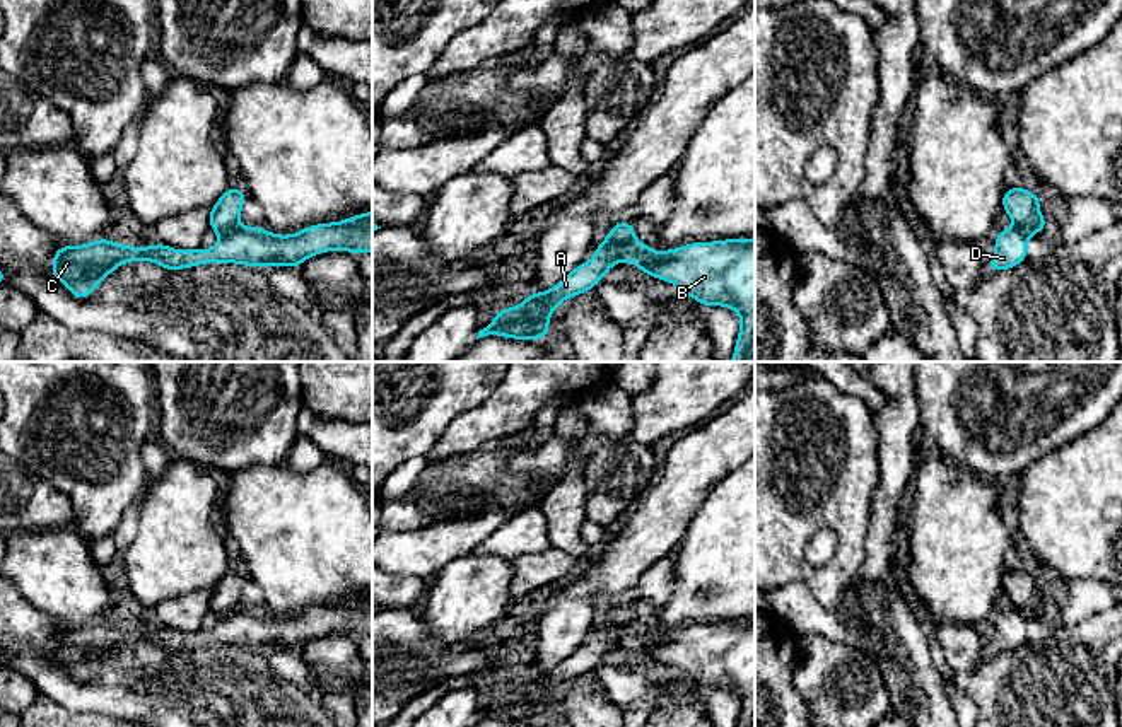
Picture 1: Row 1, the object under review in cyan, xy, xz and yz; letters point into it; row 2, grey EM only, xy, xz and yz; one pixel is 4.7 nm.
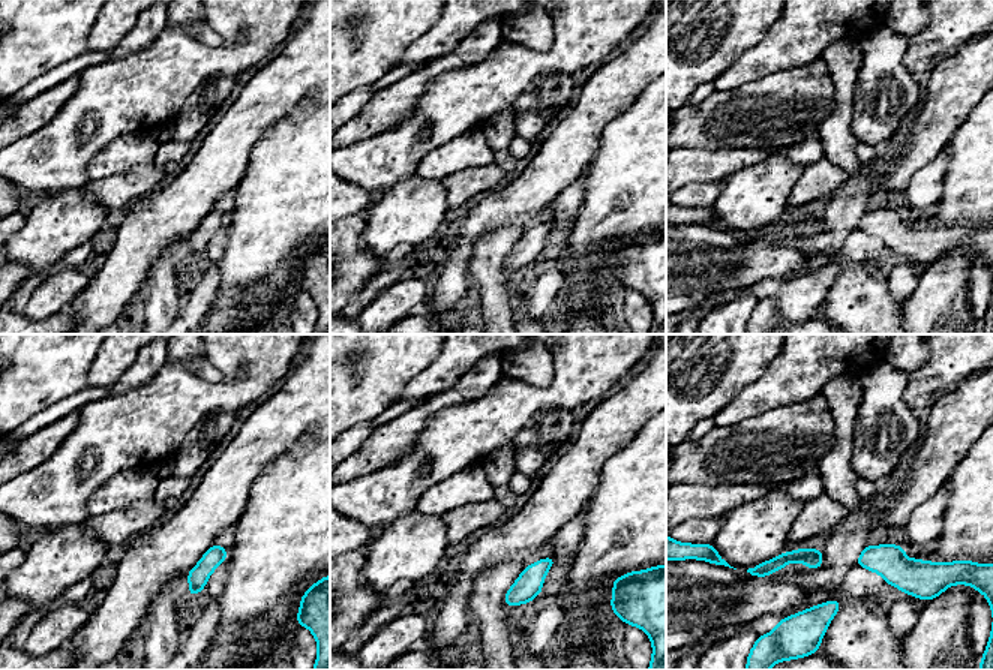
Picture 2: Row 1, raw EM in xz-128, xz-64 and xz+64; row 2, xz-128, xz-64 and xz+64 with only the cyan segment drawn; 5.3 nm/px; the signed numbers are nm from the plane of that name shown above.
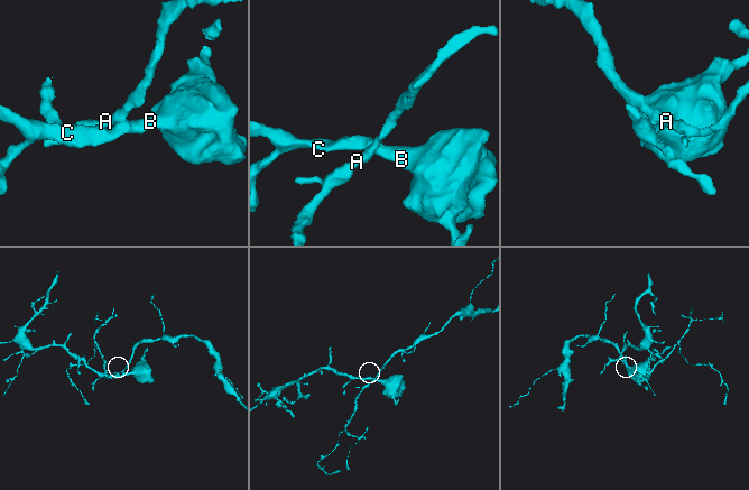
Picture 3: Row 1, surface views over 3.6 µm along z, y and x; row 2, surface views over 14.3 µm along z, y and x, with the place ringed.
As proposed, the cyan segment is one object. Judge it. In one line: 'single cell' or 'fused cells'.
fused cells

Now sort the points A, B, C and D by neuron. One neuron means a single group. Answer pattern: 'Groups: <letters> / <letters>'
Groups: A / B C D

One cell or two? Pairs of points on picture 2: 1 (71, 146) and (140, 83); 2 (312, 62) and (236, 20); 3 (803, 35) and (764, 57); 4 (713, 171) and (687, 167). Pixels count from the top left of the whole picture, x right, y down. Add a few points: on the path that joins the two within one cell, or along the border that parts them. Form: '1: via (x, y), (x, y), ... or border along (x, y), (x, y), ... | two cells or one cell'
1: via (74, 125), (87, 123), (119, 96) | one cell
2: border along (291, 33), (288, 39) | two cells
3: via (794, 41), (773, 54) | one cell
4: via (707, 167), (693, 167) | one cell

